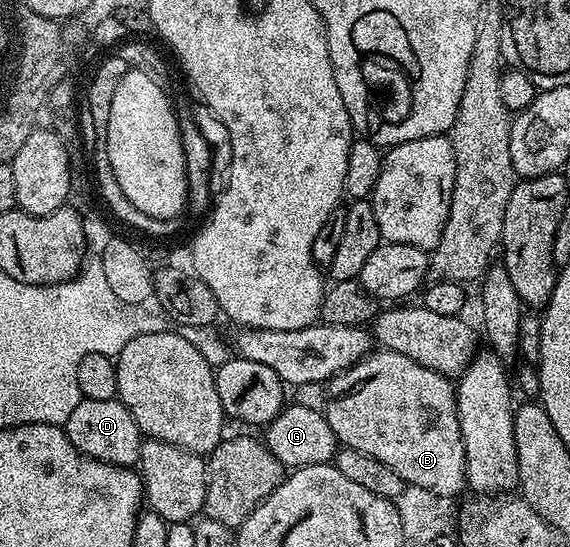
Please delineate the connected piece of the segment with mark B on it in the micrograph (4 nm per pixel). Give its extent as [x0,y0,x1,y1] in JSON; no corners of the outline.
[324,351,467,499]

